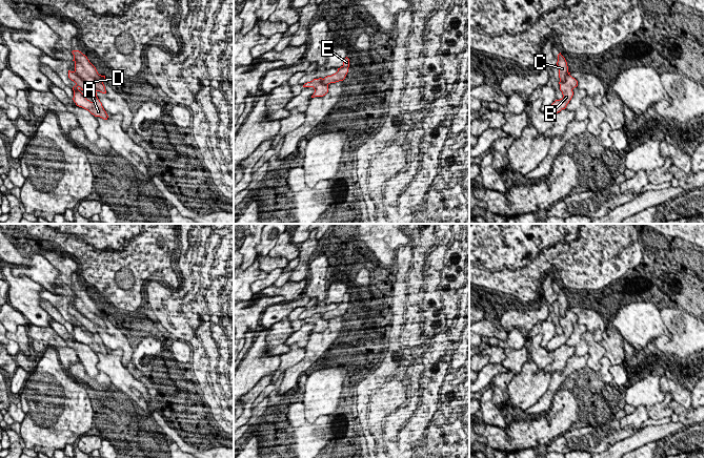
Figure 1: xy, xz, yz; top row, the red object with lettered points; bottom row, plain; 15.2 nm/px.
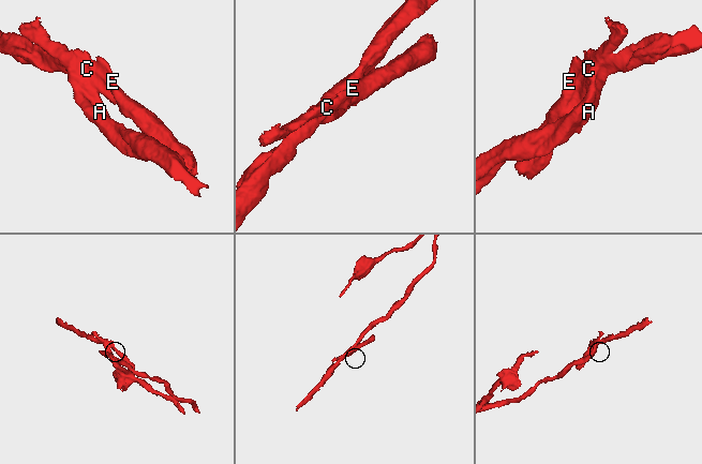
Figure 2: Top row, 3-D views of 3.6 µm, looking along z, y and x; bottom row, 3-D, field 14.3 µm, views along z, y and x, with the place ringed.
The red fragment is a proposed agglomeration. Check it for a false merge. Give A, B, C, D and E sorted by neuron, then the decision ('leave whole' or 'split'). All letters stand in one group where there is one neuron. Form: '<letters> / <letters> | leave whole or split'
A B / C D E | split

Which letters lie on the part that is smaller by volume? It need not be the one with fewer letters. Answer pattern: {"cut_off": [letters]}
{"cut_off": ["C", "D", "E"]}

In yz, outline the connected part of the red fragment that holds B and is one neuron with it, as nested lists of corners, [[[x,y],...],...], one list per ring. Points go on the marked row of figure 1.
[[[567,72],[565,76],[565,81],[560,81],[560,90],[562,91],[563,98],[556,100],[546,110],[548,118],[552,118],[556,113],[560,112],[562,109],[565,109],[569,101],[573,96],[572,89],[578,86],[578,81],[572,78],[570,72]]]

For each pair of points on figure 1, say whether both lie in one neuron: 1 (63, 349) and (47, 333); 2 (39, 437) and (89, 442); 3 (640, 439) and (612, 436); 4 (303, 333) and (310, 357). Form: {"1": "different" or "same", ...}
{"1": "same", "2": "different", "3": "different", "4": "different"}

